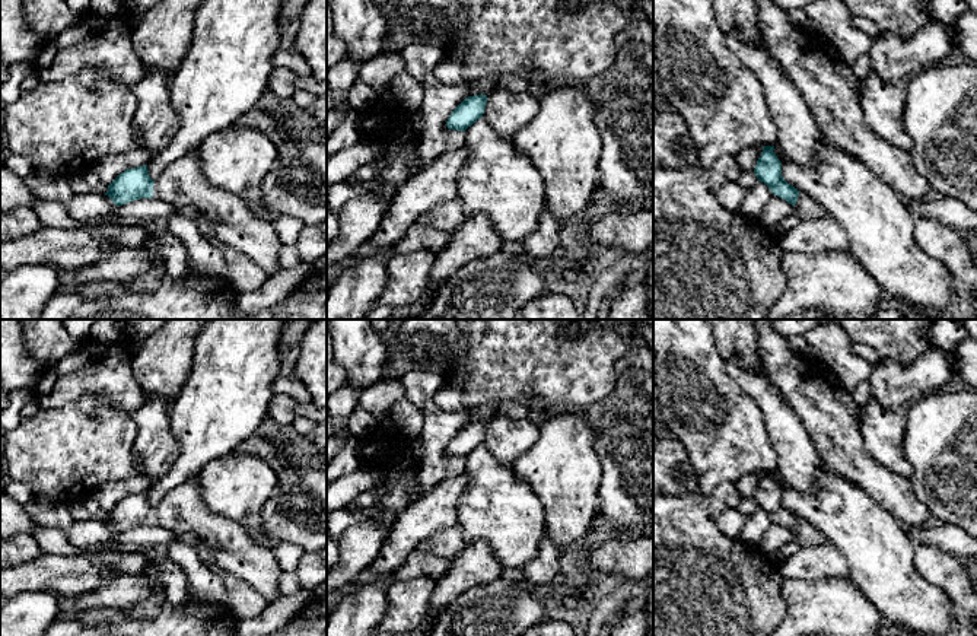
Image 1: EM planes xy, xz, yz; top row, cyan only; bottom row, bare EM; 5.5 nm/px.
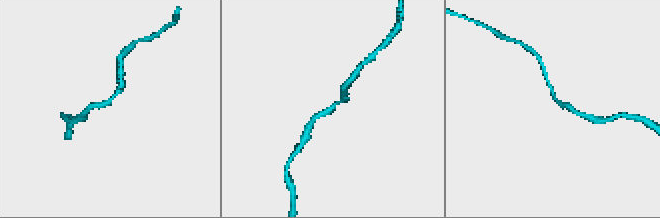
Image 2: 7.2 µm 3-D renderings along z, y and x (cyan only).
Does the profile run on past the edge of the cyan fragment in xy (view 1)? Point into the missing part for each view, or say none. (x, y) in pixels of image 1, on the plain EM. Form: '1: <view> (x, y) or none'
1: none

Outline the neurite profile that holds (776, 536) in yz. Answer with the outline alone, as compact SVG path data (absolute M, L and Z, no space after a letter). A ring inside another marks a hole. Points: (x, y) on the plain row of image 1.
M773 521L768 530L761 535L758 547L768 556L779 551L790 540L793 540L793 532Z

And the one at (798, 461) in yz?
M728 359L726 368L729 376L757 403L763 413L768 443L777 454L776 474L795 490L814 493L817 473L824 467L824 461L799 416L766 372L748 371L736 359Z

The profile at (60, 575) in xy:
M42 553L28 563L0 569L0 597L10 600L23 591L77 597L96 589L104 575L117 573L114 566L90 556Z

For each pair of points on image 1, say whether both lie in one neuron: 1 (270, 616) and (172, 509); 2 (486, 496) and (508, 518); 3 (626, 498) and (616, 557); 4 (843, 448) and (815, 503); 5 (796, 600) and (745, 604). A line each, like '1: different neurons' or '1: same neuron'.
1: different neurons
2: same neuron
3: different neurons
4: different neurons
5: different neurons

